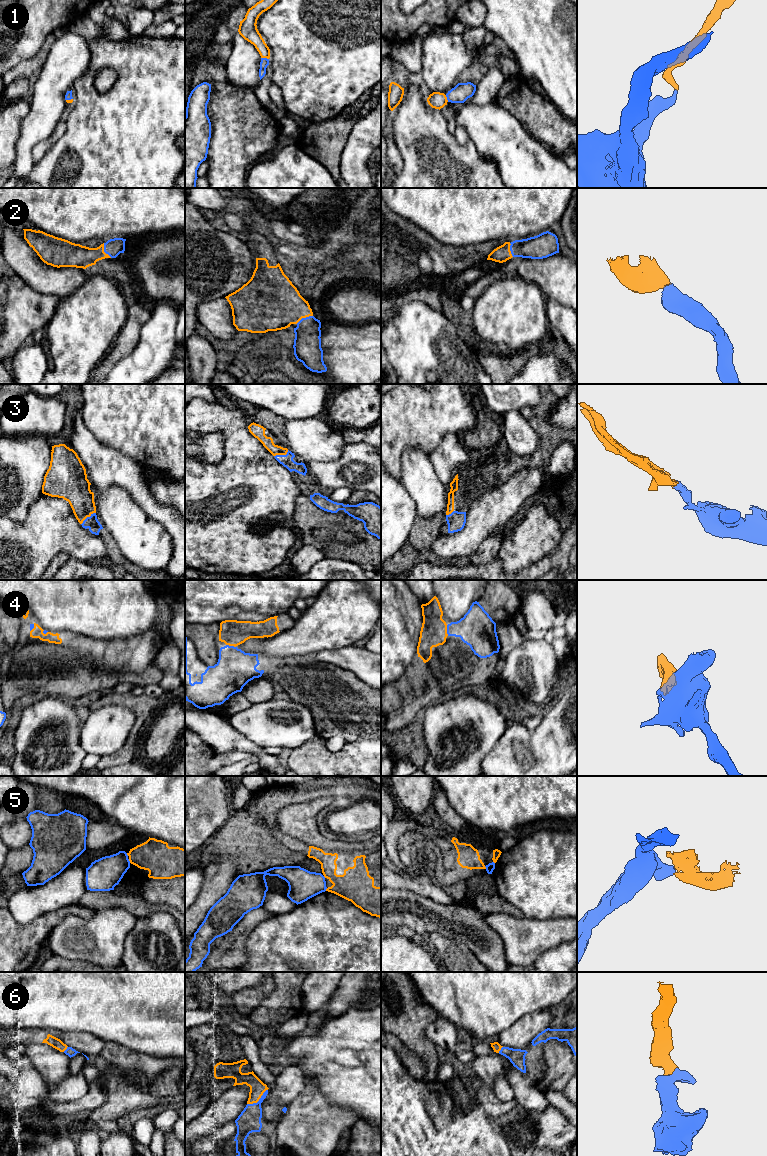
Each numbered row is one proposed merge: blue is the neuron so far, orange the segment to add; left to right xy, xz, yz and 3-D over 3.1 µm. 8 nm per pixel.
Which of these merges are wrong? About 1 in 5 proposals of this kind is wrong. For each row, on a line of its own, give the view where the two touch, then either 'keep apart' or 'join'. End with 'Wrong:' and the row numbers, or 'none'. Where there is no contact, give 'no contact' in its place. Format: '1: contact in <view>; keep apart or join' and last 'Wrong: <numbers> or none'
1: contact in xz; join
2: contact in xz; join
3: contact in xy; join
4: contact in yz; join
5: contact in xy; keep apart
6: contact in xz; join
Wrong: 5

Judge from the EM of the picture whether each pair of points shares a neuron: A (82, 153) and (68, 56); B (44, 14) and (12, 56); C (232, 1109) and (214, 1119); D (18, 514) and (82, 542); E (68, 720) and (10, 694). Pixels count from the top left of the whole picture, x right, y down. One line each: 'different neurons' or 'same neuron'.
A: different neurons
B: same neuron
C: same neuron
D: different neurons
E: different neurons

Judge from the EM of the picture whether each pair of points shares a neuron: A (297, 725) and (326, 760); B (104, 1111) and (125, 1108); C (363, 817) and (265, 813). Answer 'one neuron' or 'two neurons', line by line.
A: two neurons
B: one neuron
C: two neurons

